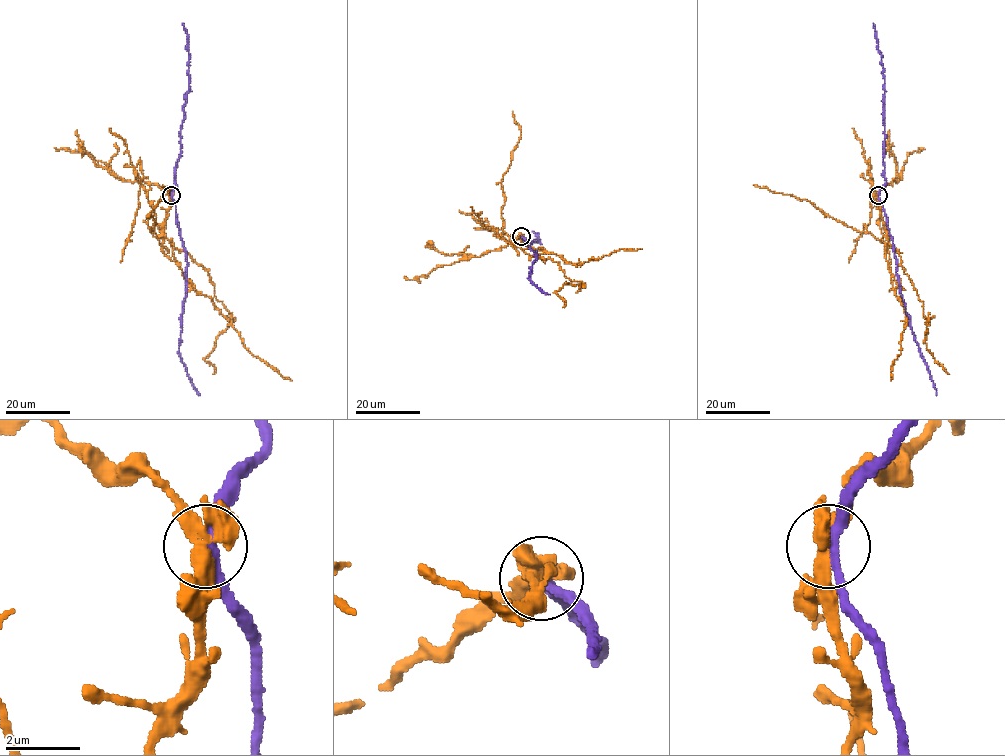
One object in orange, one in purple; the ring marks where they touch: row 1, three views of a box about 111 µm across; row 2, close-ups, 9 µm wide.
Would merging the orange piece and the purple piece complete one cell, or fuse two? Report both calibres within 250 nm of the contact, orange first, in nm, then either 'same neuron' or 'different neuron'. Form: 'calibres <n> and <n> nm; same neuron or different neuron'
calibres 360 and 240 nm; different neuron

